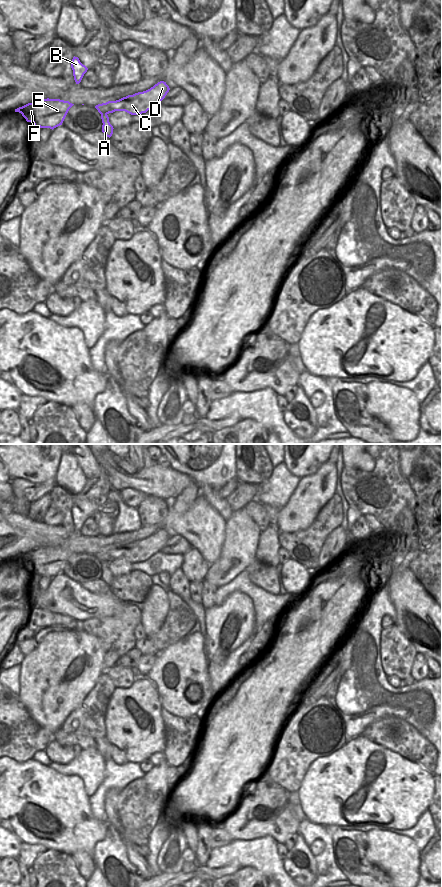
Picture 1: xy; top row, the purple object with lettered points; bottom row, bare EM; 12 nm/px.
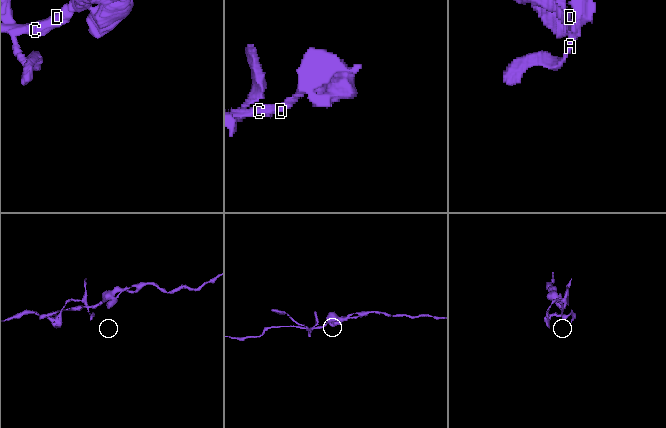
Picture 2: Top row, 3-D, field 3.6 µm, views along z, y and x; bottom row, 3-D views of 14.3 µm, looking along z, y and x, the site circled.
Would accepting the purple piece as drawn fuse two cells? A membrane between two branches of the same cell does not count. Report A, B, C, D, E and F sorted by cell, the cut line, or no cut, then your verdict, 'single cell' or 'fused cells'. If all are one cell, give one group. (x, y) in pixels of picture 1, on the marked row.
groups A B / C D E F; cut xy (96, 107), (106, 114); fused cells

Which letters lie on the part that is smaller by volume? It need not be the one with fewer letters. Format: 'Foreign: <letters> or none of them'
Foreign: A, B

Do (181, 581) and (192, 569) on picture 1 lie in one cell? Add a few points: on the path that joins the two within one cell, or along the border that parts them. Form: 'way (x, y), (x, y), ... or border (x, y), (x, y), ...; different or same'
border (181, 568), (181, 571), (190, 582); different

